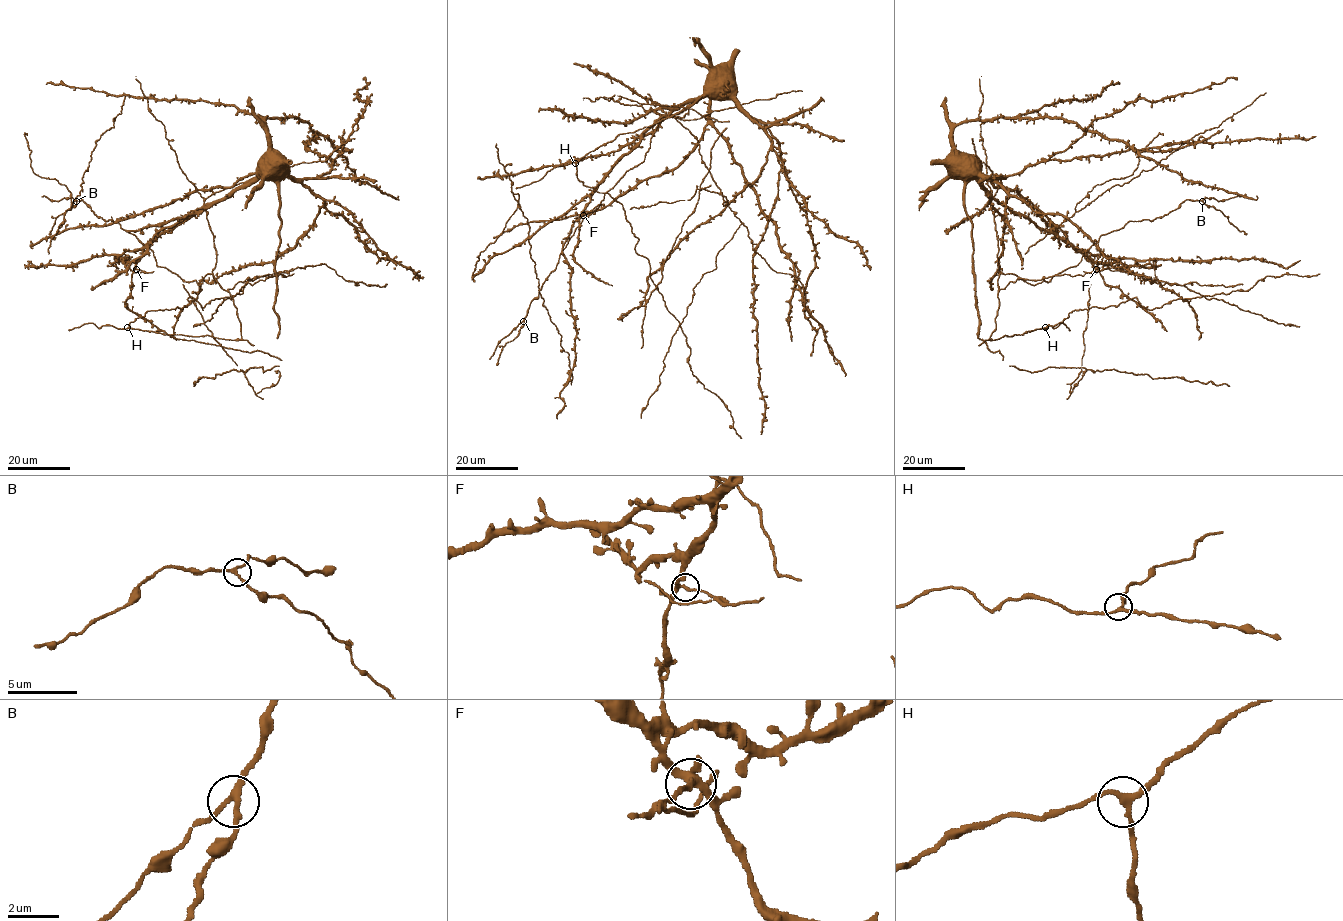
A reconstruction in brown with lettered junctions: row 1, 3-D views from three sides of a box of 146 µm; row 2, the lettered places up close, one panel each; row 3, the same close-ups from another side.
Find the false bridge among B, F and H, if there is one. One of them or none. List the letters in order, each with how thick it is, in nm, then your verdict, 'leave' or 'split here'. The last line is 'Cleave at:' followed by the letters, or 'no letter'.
B: calibre 200 nm; leave
F: calibre 240 nm; split here
H: calibre 200 nm; leave
Cleave at: F

